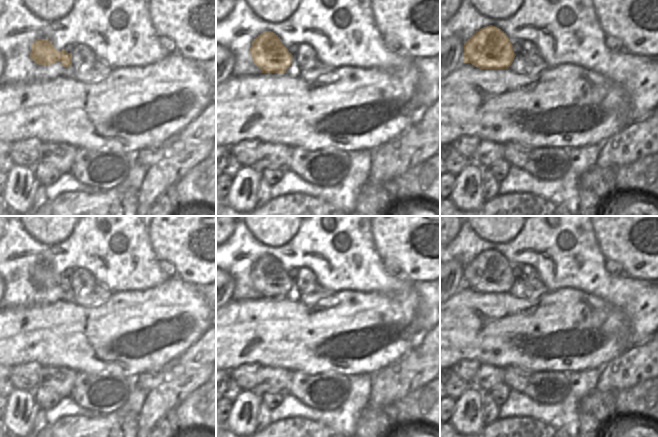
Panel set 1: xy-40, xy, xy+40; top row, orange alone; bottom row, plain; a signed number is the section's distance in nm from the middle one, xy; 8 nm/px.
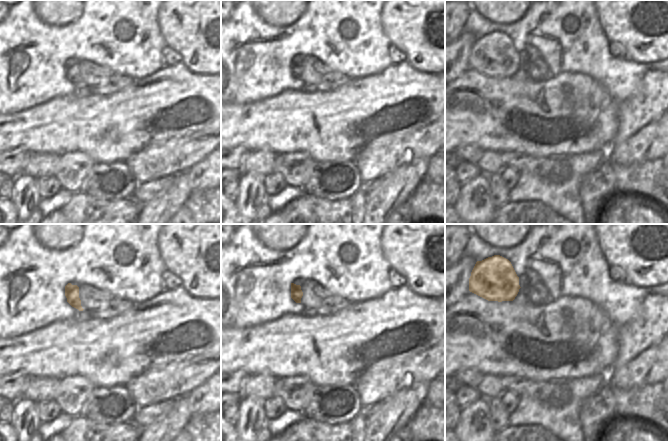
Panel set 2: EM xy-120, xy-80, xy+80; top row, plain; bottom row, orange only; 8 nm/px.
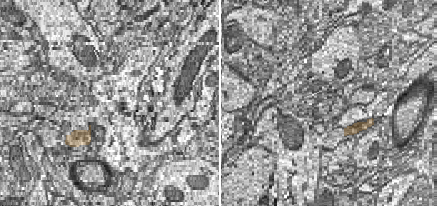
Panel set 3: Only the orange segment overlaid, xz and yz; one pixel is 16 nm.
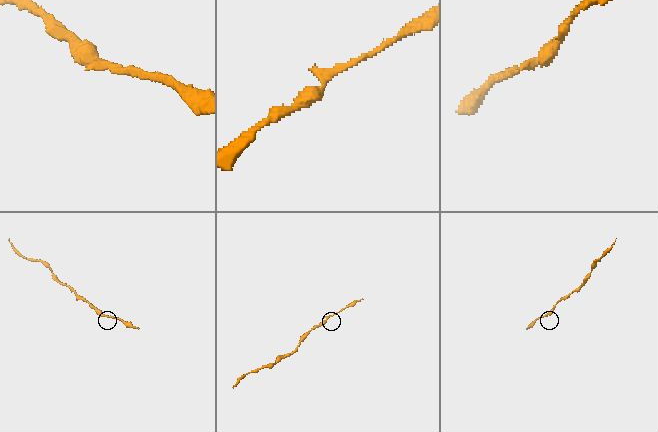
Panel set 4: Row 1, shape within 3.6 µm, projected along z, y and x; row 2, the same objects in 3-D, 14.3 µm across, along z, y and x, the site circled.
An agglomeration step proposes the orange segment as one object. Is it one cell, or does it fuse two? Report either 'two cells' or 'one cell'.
one cell

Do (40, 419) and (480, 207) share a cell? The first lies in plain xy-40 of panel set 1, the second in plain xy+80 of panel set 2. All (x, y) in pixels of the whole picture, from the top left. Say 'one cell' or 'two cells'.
two cells

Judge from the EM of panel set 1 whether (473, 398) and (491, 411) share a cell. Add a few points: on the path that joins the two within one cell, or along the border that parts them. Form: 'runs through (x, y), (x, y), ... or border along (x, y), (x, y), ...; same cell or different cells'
border along (481, 393), (481, 417), (486, 424); different cells

